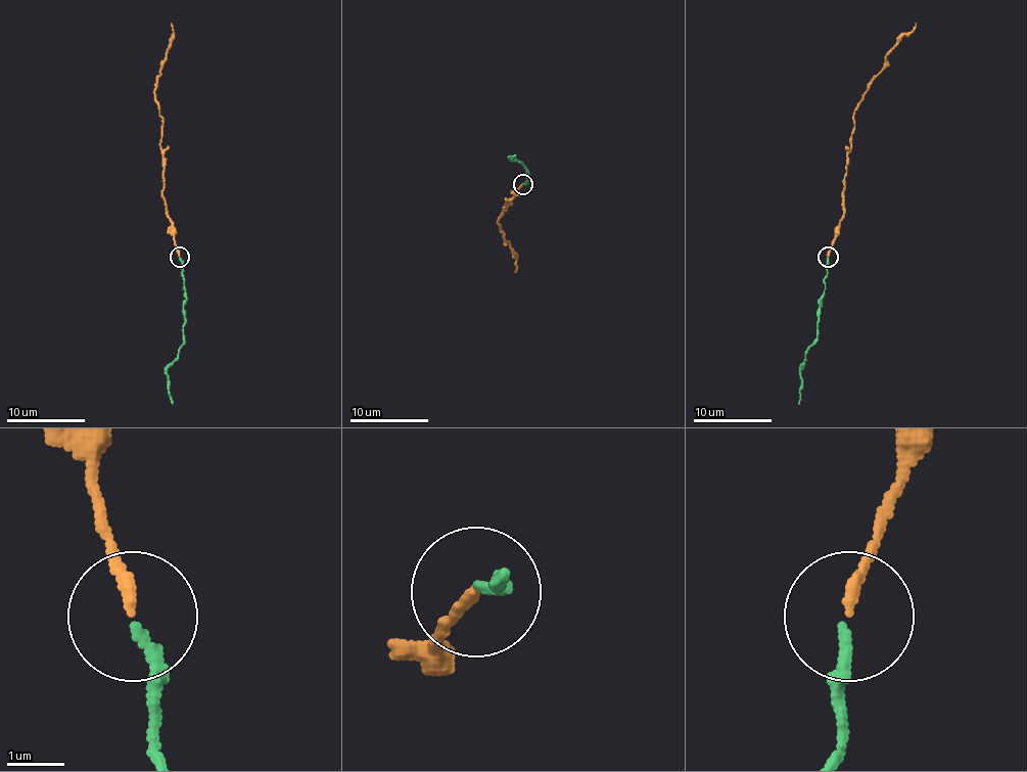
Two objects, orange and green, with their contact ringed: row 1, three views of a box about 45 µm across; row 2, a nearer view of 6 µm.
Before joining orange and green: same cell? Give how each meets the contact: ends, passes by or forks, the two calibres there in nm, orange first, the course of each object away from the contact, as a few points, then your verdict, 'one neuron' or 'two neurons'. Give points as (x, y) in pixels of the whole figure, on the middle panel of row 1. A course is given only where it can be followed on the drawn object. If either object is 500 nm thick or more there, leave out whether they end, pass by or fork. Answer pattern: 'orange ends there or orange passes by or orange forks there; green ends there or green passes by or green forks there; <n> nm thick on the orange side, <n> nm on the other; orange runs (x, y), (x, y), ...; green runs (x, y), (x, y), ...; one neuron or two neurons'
orange ends there; green ends there; 200 nm thick on the orange side, 190 nm on the other; orange runs (522, 184), (518, 191), (506, 199), (506, 212), (502, 212), (499, 219), (516, 259), (514, 272); green runs (522, 184), (529, 178), (520, 162), (510, 156), (516, 154); one neuron

